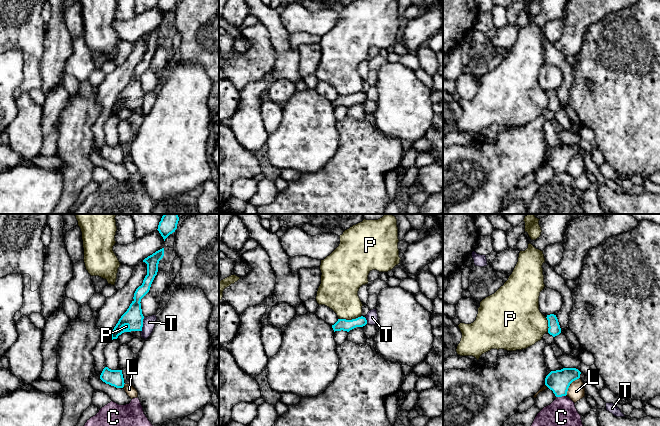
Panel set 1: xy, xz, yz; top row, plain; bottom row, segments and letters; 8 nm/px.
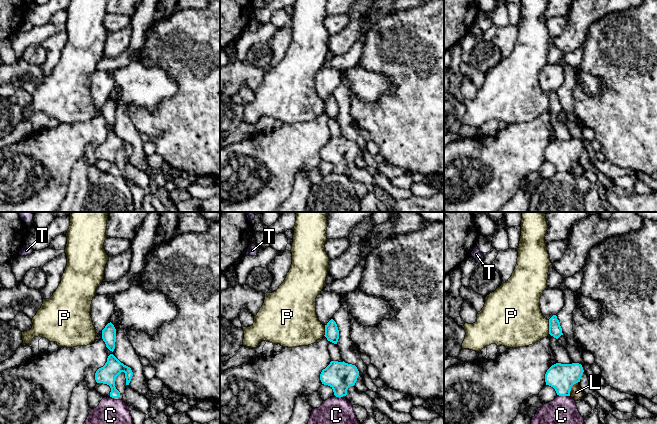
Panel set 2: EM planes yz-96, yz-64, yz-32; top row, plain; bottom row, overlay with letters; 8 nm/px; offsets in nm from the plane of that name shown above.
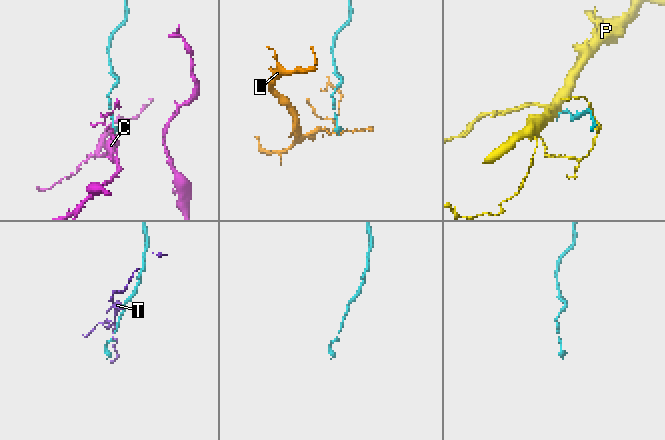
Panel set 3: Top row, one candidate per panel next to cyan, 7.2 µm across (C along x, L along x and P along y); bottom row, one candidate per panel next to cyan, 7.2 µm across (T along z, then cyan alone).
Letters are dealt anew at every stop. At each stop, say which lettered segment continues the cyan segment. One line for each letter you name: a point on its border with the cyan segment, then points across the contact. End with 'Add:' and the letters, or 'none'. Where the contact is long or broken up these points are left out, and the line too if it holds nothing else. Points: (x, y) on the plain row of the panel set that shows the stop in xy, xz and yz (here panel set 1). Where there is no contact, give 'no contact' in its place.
Add: none

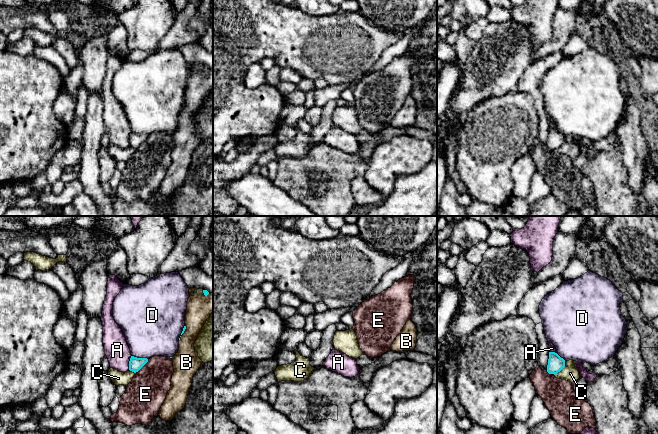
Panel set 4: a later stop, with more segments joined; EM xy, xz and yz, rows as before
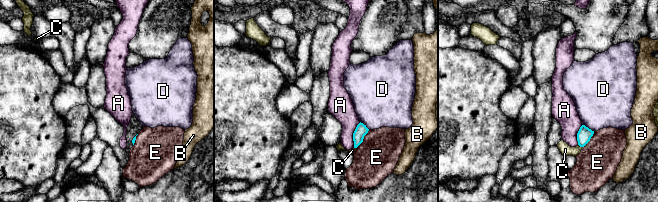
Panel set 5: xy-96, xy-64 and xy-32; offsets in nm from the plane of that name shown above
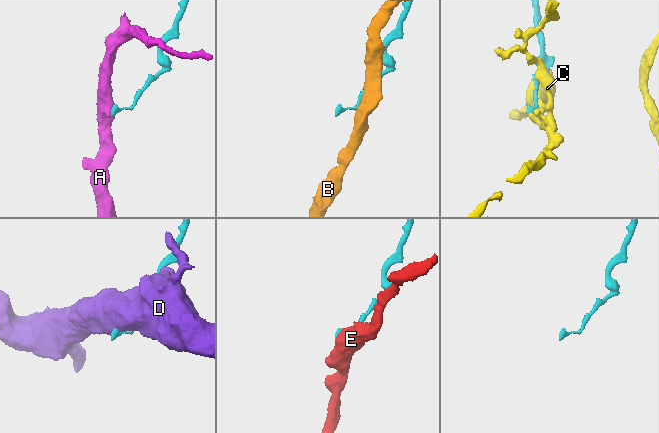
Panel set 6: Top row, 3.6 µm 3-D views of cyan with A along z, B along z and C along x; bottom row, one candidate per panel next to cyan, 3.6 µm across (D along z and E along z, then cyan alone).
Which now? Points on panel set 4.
E: xy (142, 142)
Add: E

